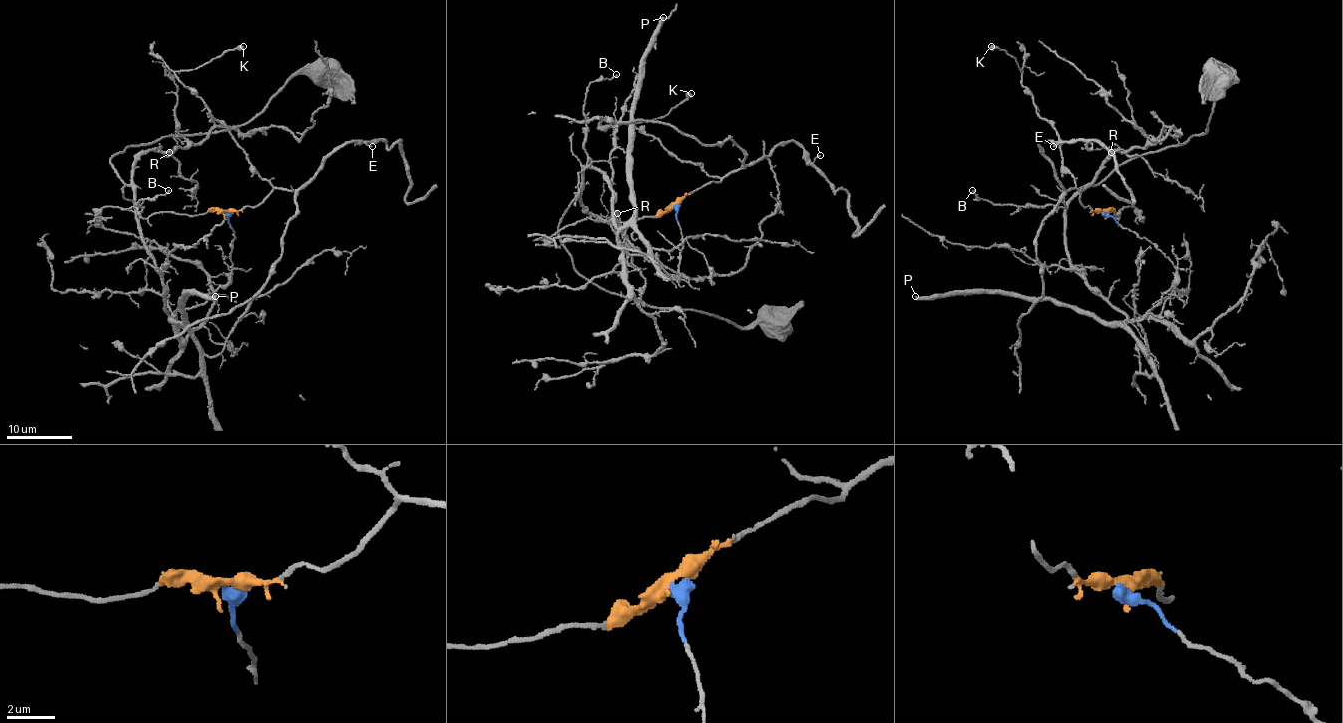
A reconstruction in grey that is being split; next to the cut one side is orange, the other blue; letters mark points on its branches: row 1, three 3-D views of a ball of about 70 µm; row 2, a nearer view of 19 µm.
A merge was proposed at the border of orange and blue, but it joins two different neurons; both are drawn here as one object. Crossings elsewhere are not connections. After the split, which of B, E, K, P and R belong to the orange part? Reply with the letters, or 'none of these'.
E, K

